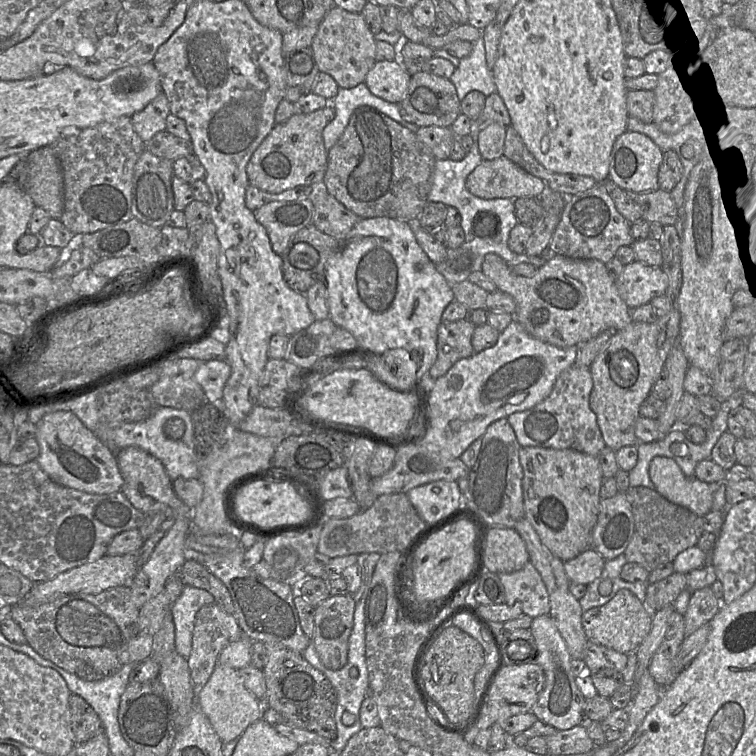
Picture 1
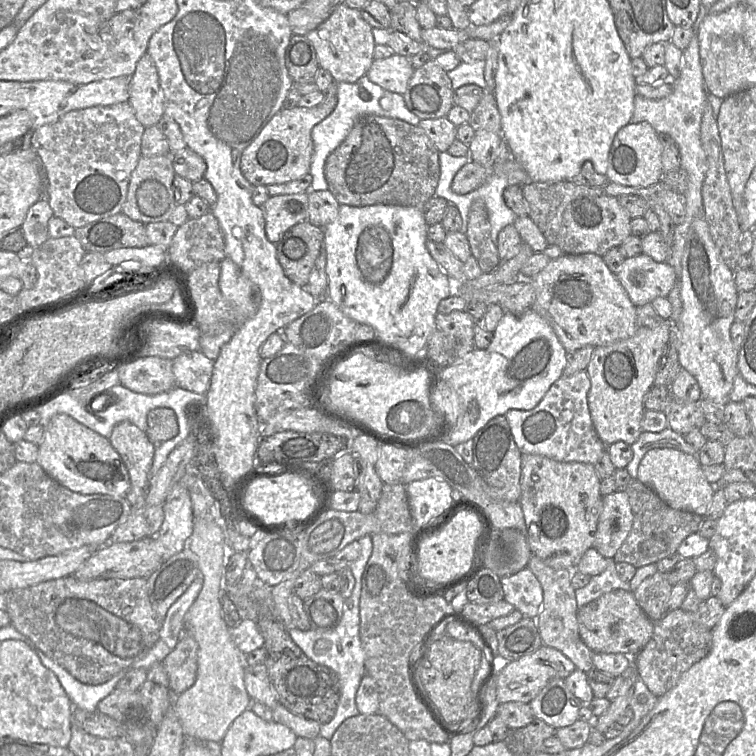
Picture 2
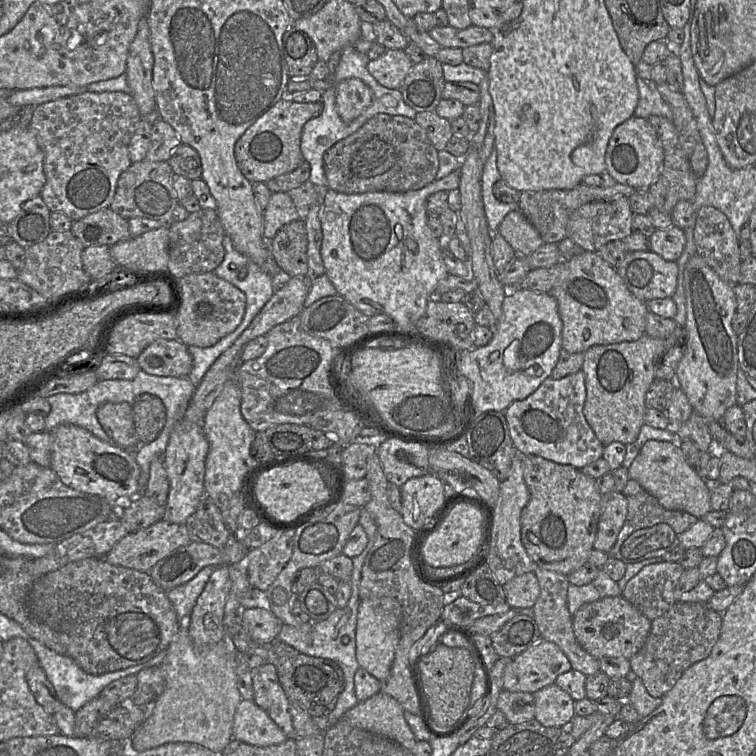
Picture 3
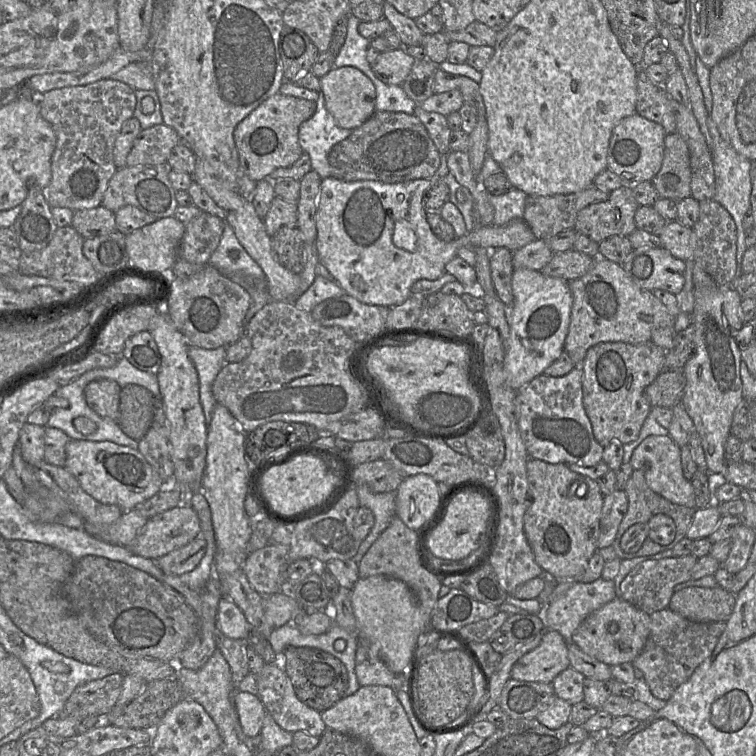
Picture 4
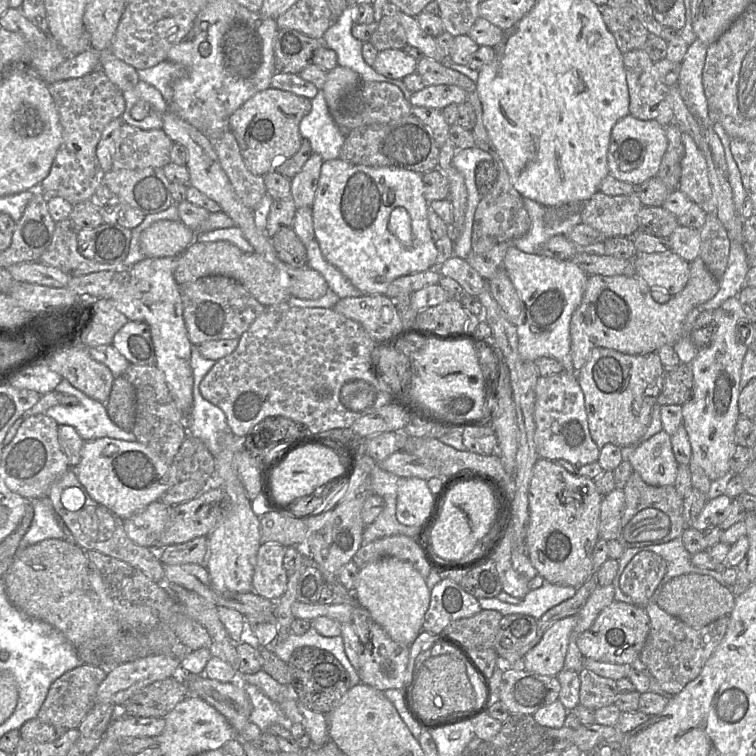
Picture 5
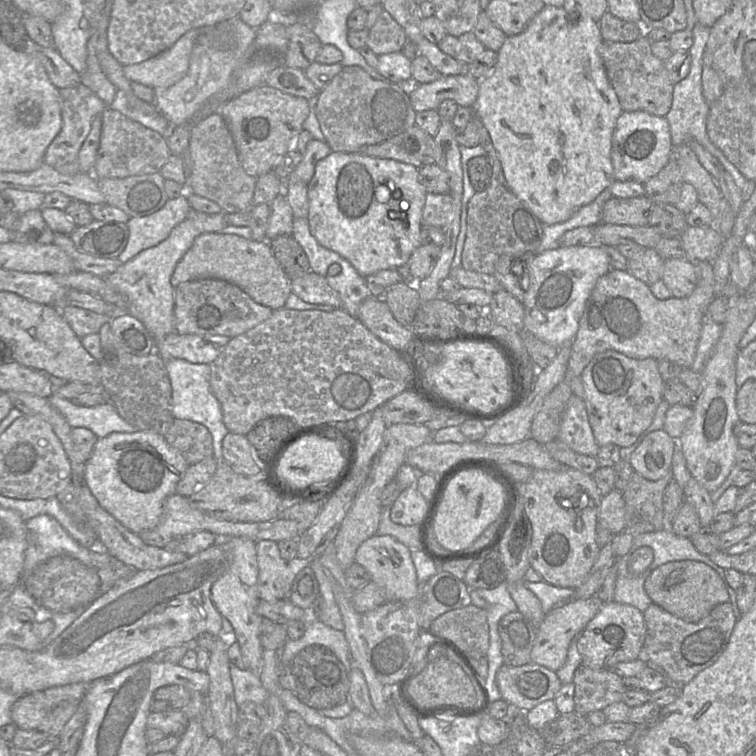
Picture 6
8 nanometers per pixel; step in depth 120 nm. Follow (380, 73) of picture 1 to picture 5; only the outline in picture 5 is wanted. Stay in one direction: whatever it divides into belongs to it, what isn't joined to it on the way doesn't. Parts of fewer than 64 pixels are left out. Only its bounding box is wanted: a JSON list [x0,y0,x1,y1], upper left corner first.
[372,49,417,80]

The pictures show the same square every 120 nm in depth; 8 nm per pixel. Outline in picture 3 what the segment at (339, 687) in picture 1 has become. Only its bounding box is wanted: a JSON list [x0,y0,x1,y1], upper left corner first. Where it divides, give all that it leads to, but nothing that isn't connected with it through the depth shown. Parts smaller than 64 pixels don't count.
[276,507,376,727]

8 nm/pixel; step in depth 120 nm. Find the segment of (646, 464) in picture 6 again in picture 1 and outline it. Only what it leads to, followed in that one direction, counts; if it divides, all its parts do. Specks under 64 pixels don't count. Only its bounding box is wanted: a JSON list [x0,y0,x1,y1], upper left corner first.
[649,456,713,517]

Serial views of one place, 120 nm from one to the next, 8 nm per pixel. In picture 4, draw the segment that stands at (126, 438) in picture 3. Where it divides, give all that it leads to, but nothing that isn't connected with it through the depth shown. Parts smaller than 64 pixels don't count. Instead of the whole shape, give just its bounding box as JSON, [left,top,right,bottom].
[84,379,121,422]

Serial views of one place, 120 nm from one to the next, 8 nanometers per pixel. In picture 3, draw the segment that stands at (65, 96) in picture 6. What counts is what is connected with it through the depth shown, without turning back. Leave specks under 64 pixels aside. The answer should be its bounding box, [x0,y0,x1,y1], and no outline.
[28,91,141,221]

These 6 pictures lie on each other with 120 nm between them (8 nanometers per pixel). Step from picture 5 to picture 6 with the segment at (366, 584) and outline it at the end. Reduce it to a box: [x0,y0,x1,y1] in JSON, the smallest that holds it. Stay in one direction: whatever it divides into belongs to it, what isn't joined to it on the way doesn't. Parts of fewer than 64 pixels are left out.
[355,534,423,601]

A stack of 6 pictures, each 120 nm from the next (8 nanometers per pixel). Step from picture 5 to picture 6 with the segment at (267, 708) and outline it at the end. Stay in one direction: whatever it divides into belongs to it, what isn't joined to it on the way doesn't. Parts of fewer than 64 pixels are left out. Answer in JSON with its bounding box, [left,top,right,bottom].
[230,663,269,706]

